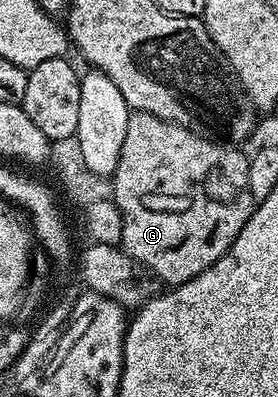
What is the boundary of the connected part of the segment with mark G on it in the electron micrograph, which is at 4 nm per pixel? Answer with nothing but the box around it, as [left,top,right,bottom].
[114,113,254,284]

